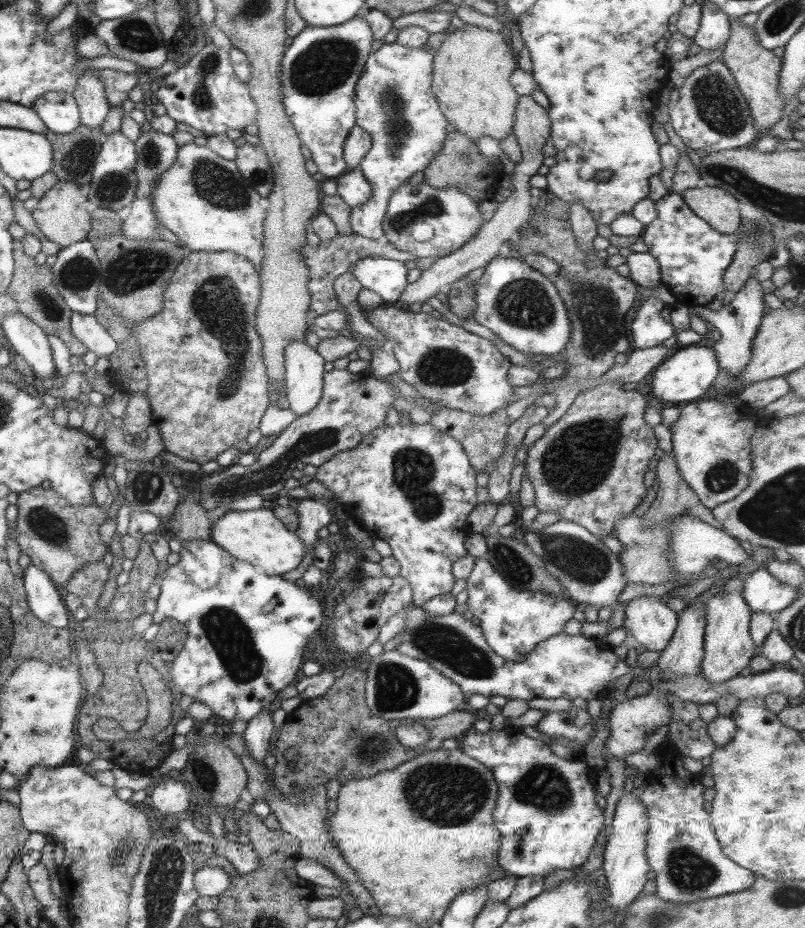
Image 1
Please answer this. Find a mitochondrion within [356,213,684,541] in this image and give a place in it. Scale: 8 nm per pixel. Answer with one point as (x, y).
(579, 461)

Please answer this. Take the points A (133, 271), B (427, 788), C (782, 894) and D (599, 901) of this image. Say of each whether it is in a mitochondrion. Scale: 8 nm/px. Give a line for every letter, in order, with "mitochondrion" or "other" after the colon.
A: mitochondrion
B: mitochondrion
C: mitochondrion
D: other

